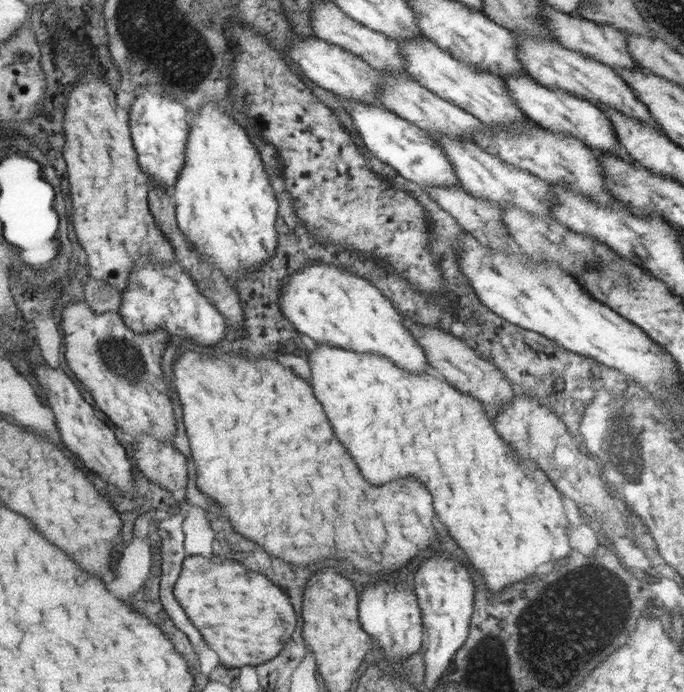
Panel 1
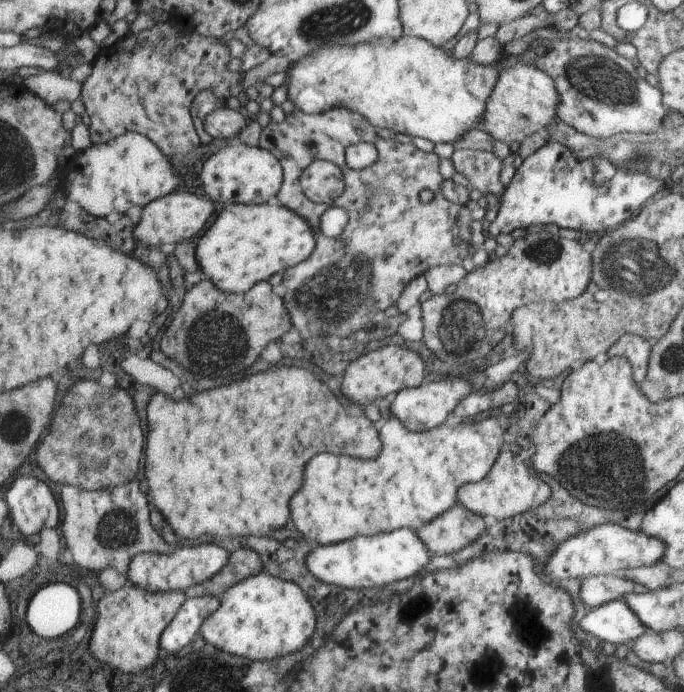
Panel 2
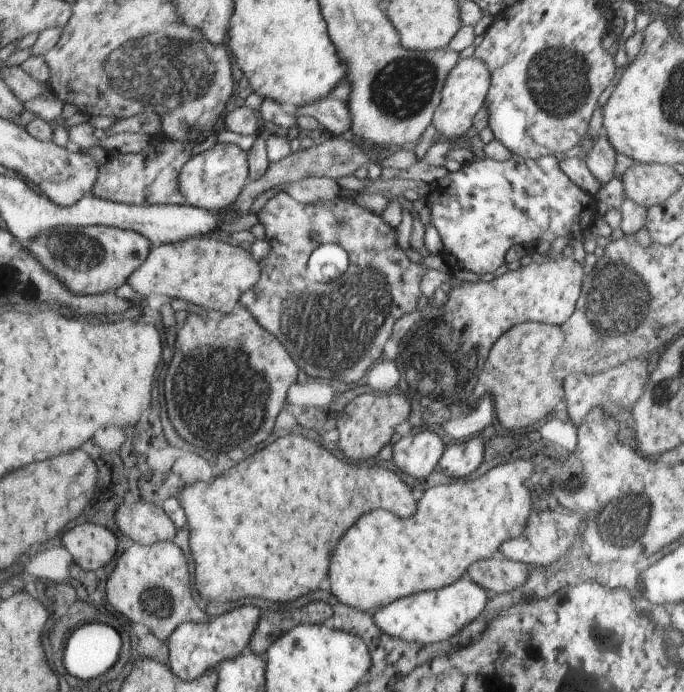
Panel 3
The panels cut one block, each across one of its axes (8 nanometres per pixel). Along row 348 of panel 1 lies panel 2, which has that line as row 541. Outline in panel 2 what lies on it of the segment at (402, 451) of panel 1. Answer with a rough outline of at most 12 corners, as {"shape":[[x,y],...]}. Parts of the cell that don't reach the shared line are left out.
{"shape":[[510,418],[318,454],[294,498],[316,544],[421,529],[488,476]]}

